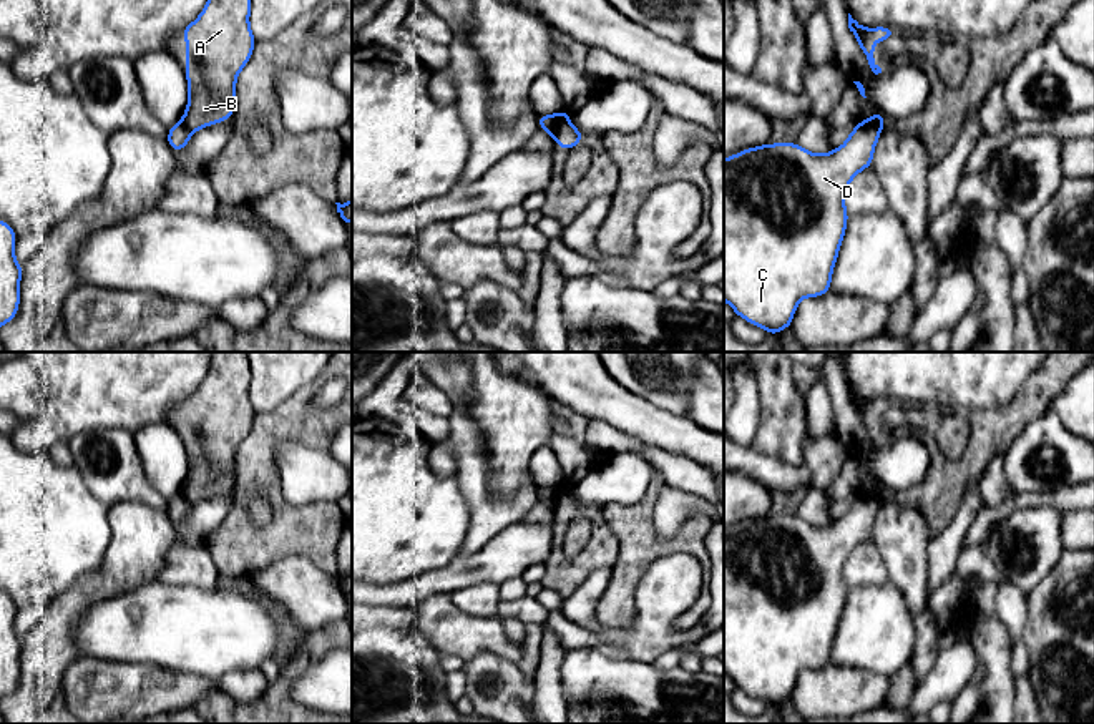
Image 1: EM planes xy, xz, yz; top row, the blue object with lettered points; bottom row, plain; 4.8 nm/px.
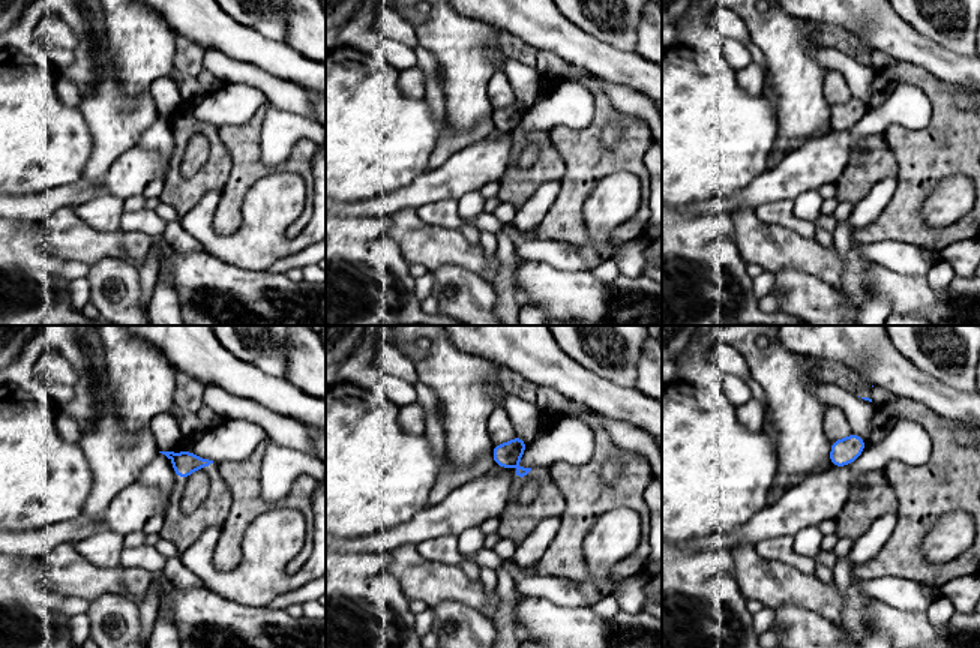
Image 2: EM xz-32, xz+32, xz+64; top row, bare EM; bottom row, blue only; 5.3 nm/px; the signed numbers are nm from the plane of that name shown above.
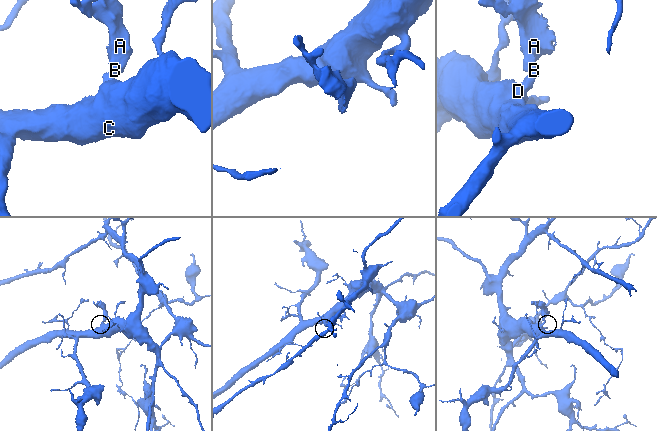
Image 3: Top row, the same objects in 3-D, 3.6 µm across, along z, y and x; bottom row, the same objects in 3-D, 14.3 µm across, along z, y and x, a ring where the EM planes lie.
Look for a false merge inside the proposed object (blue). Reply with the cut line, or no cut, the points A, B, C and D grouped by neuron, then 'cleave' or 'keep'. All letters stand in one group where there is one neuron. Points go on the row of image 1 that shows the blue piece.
cut in xz along (568, 117), (553, 136); A B / C D; cleave

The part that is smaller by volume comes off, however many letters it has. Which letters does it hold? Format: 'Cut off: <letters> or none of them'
Cut off: A, B

